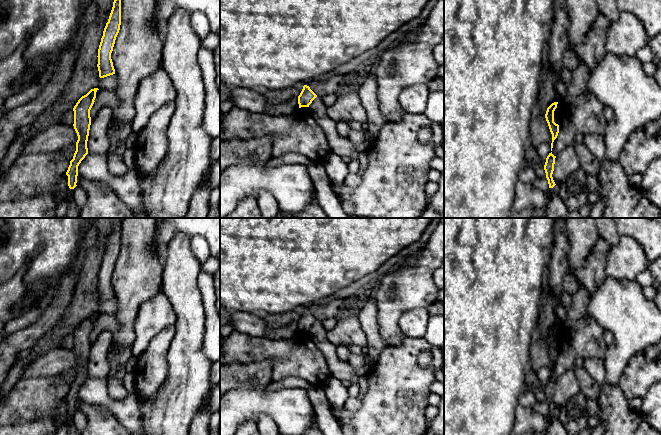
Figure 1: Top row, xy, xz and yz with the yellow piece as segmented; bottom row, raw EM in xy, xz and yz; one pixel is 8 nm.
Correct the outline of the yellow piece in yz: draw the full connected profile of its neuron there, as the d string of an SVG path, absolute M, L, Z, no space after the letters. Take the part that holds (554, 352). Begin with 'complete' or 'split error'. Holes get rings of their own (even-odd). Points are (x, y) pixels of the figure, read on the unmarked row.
complete; M558 326L552 327L546 335L545 342L548 347L550 356L552 358L552 367L551 367L551 375L553 372L553 366L557 362L559 357L559 349L554 346L554 335L557 332Z

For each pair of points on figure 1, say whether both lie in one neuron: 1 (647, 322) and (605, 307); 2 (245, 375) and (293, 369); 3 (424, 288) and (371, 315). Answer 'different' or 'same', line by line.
1: same
2: different
3: different

